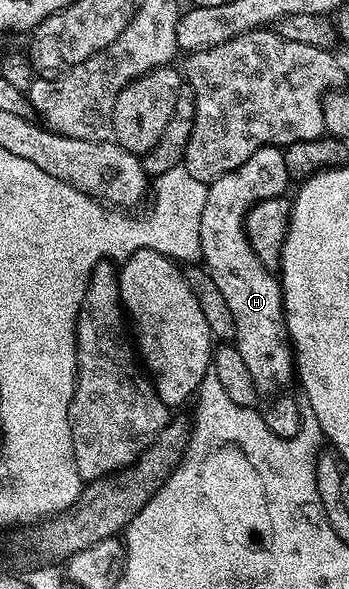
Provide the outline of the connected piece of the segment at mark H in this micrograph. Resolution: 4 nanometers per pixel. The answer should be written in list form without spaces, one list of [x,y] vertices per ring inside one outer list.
[[[264,145],[235,171],[208,182],[207,203],[203,203],[203,219],[199,223],[201,261],[235,319],[235,344],[239,355],[243,355],[243,363],[247,363],[247,371],[251,371],[261,417],[279,437],[294,437],[303,429],[303,413],[297,410],[297,401],[289,390],[289,384],[295,381],[293,347],[285,332],[280,282],[251,251],[245,230],[249,208],[268,197],[282,196],[288,185],[291,178],[287,175],[284,152],[276,145]]]

